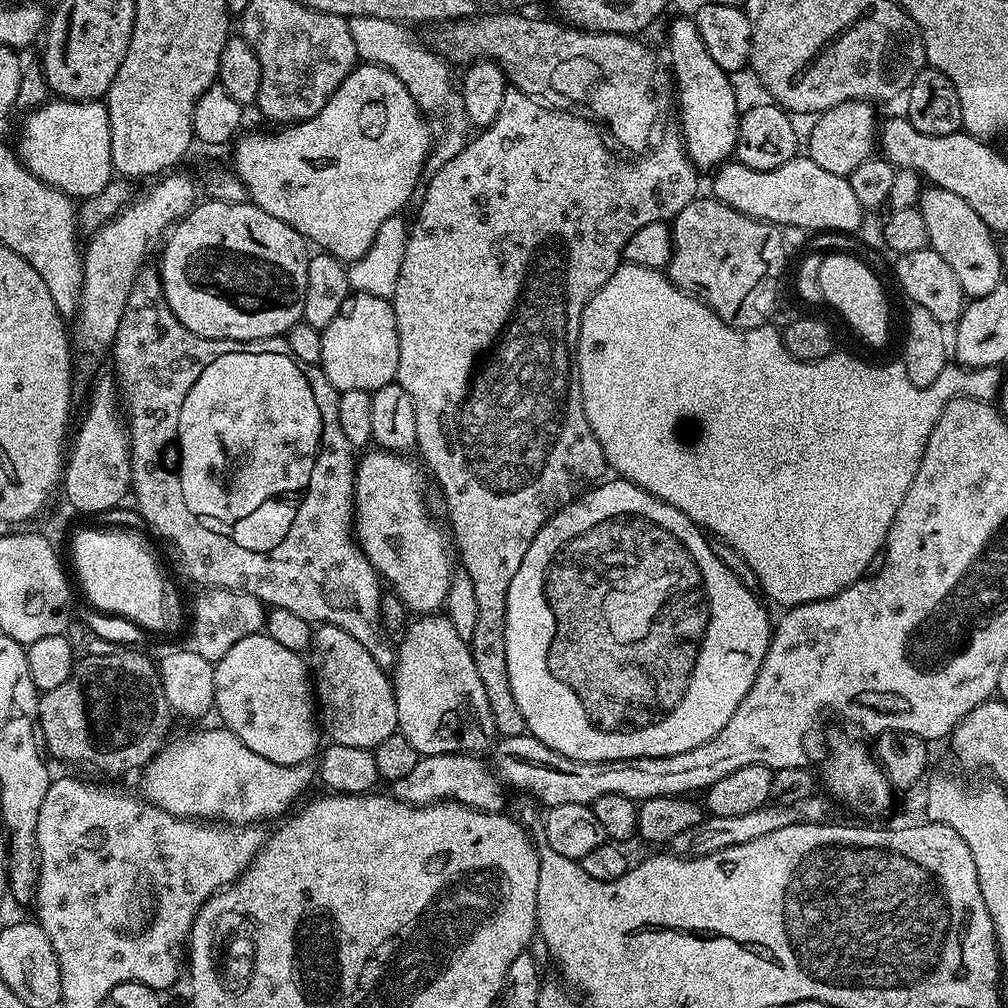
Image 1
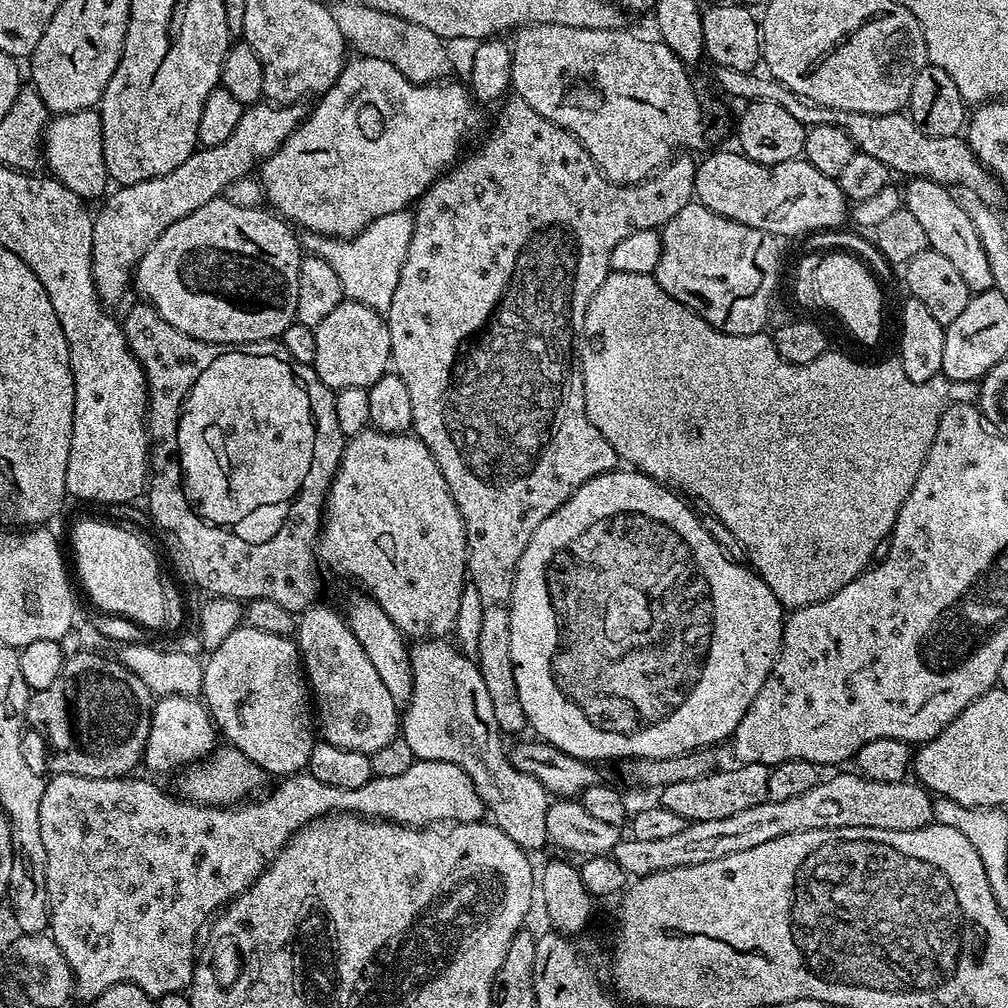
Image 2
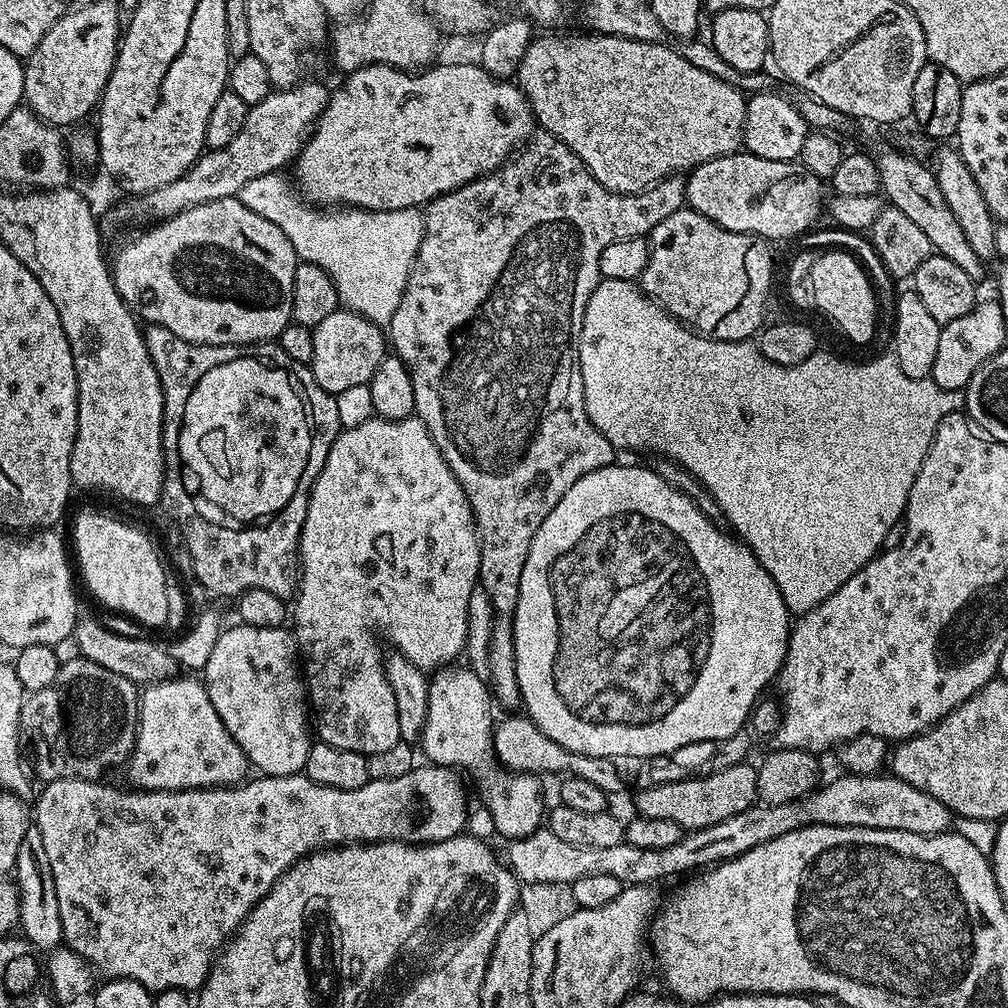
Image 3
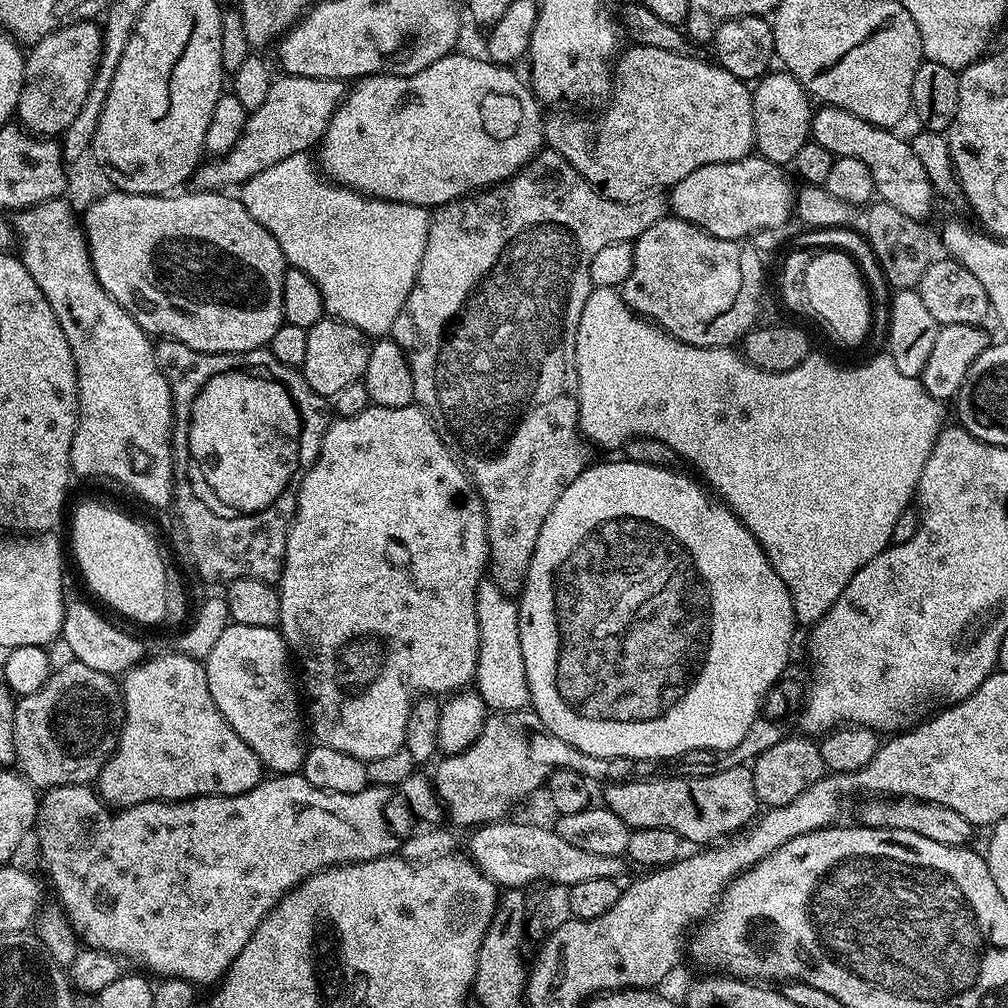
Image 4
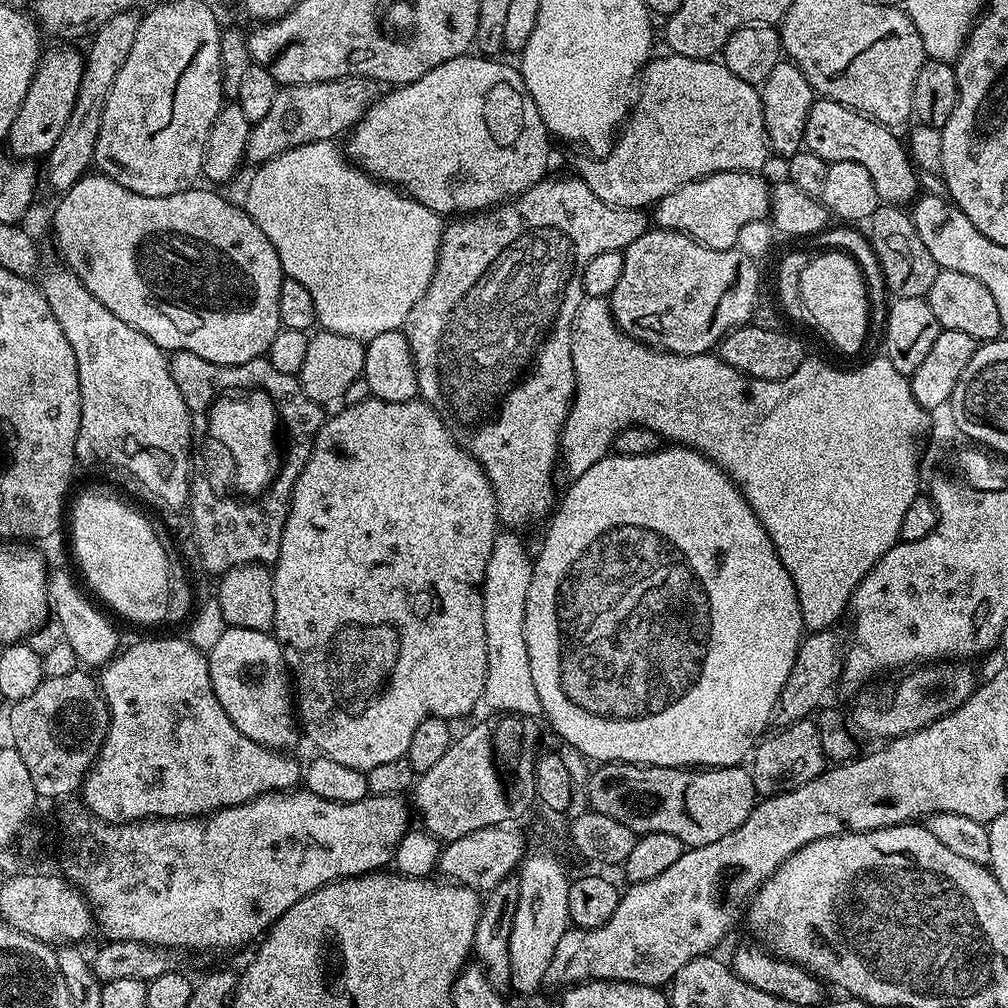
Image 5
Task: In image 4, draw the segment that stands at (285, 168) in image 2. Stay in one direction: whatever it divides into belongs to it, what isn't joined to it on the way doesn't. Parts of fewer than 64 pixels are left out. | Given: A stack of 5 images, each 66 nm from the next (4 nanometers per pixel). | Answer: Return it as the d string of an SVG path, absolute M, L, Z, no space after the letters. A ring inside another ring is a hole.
M453 54L451 56L443 56L438 58L438 62L434 62L434 66L426 66L426 70L418 70L418 74L413 76L361 76L347 89L344 101L338 105L336 112L330 118L330 122L326 126L324 131L324 137L320 140L318 145L318 153L320 152L320 160L318 156L318 164L322 169L323 175L327 179L344 185L345 188L353 188L354 191L360 192L364 196L375 196L378 200L393 200L394 202L402 202L403 204L416 204L420 208L426 208L429 210L435 210L442 207L443 204L448 204L452 200L458 200L462 196L471 196L472 193L481 191L485 188L491 188L497 184L502 184L508 181L512 176L518 175L538 155L540 151L545 147L544 143L544 122L545 117L540 116L540 108L542 109L541 101L537 100L536 93L532 91L531 87L527 83L524 84L518 77L512 73L511 67L503 64L494 64L487 58L481 58L479 60L476 56L459 56L459 54Z

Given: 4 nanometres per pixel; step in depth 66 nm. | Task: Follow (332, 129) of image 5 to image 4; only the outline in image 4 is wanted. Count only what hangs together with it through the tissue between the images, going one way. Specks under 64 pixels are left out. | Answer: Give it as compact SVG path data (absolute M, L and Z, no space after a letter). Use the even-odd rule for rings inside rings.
M280 74L273 79L266 99L258 110L248 113L248 121L226 156L209 159L197 167L191 181L193 189L202 192L228 190L231 184L243 186L254 174L290 158L290 154L308 152L319 145L326 126L346 95L343 80L323 80Z

